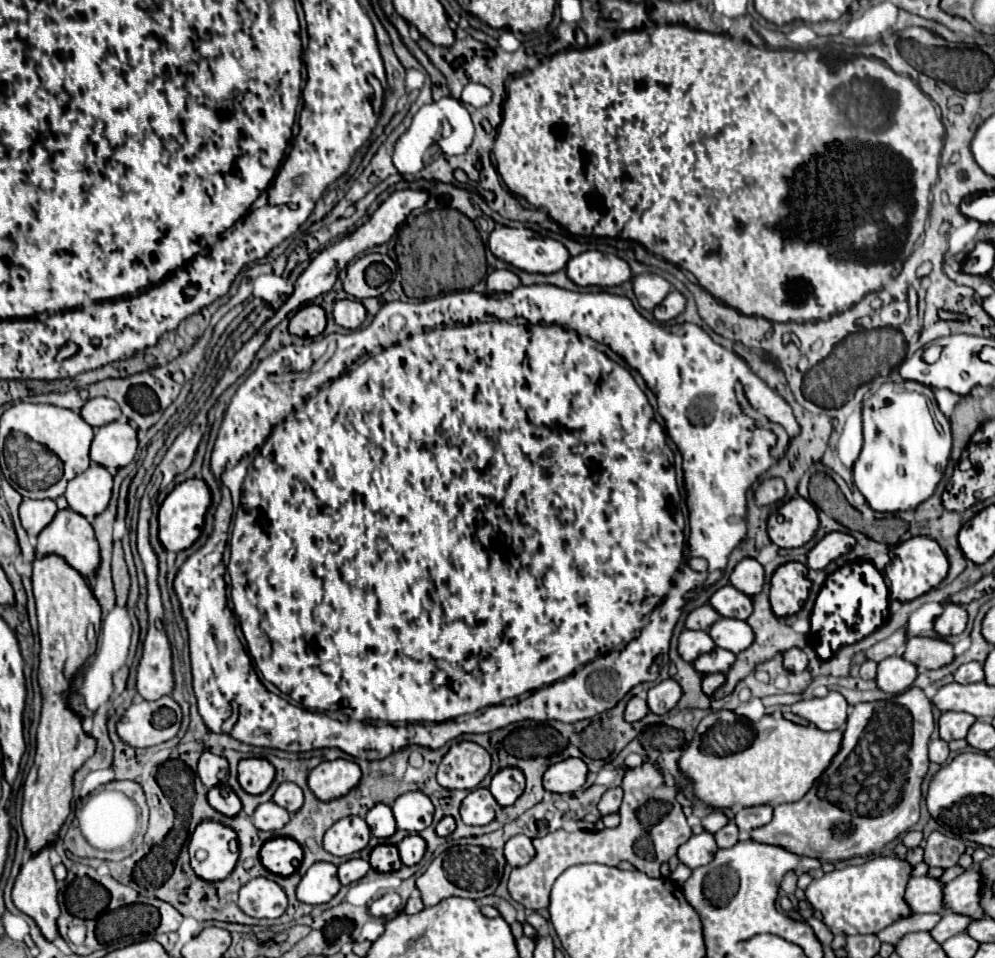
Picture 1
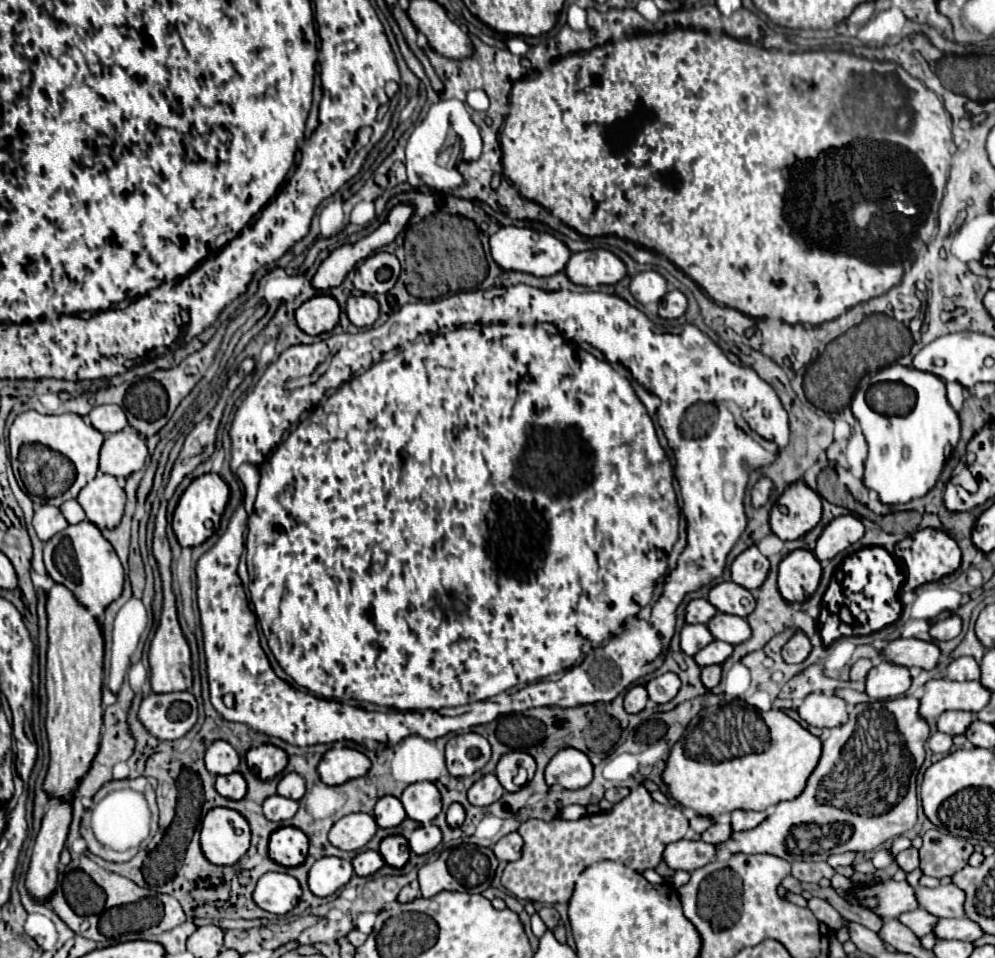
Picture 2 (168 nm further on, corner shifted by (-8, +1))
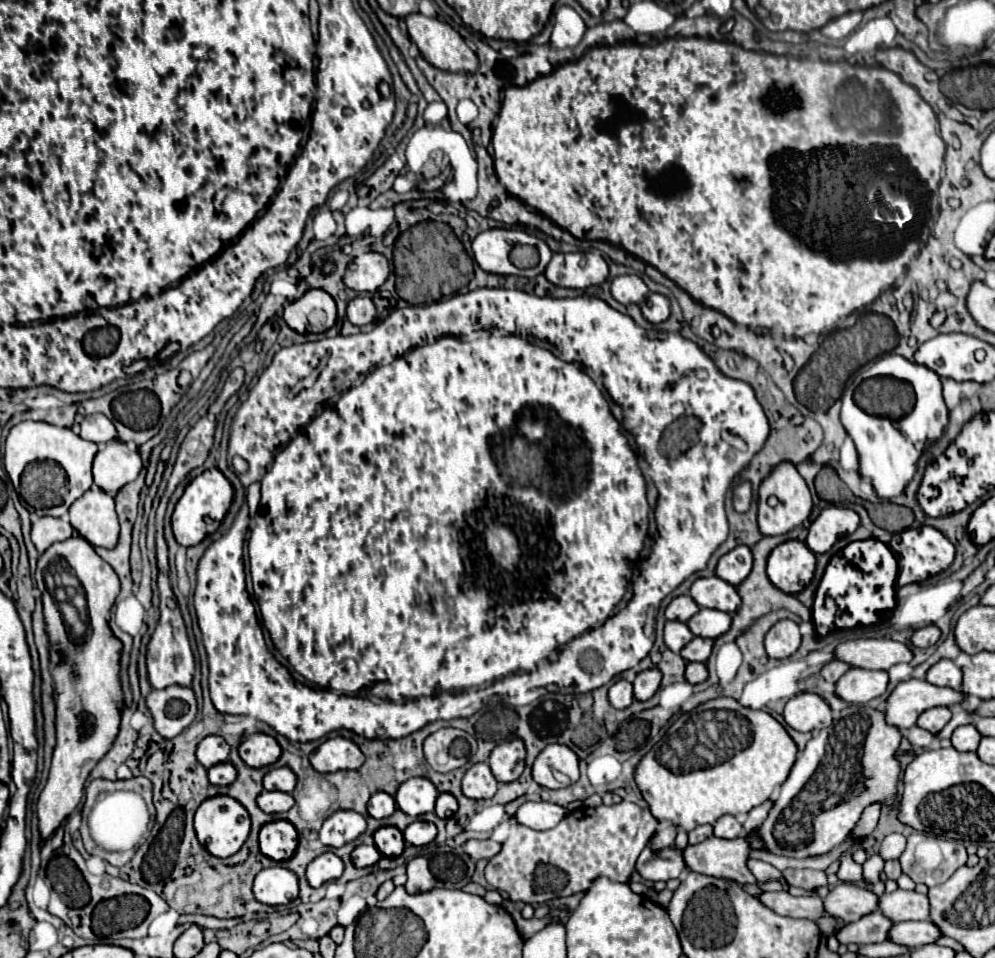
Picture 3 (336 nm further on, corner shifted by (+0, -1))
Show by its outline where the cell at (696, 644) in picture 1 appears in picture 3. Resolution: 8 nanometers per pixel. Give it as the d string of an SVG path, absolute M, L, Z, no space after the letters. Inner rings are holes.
M666 621L664 627L664 643L668 649L672 649L674 653L682 651L682 647L686 647L690 641L694 639L690 627L682 621Z

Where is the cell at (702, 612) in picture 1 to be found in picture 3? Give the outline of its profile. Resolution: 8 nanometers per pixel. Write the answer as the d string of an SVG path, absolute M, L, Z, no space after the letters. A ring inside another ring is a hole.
M680 595L676 599L672 599L672 603L666 607L666 619L672 621L690 621L696 613L700 611L700 607L696 605L696 601L690 595Z

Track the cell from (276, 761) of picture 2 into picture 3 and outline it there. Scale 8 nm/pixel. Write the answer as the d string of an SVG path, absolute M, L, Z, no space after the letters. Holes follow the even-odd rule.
M254 733L248 735L242 743L240 743L240 757L242 761L252 767L252 769L260 769L266 765L272 765L278 761L280 757L280 745L276 743L274 737L264 735L264 733Z

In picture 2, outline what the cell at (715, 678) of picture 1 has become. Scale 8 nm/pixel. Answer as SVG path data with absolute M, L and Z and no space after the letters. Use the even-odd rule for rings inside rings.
M710 665L710 667L702 667L702 683L706 689L712 689L720 683L720 665Z

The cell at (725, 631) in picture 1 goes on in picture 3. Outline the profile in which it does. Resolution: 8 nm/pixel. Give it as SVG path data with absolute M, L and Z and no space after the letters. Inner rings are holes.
M700 609L690 621L688 627L696 637L710 637L718 639L722 637L732 625L732 617L718 609Z

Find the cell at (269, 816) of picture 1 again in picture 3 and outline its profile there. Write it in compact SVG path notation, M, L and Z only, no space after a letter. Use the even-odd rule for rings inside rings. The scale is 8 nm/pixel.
M262 791L260 797L258 797L258 807L260 807L264 813L270 813L270 815L284 813L284 811L288 811L292 805L294 805L294 799L292 799L292 795L288 795L288 793Z

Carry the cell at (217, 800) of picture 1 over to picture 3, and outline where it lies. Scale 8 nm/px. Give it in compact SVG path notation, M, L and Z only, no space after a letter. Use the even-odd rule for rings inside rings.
M232 763L214 765L214 767L208 769L208 777L210 777L210 783L212 785L226 787L226 785L232 785L236 781L236 769L234 769Z

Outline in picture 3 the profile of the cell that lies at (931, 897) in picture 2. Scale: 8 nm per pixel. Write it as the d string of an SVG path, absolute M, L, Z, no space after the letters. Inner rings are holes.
M898 889L894 893L884 893L880 897L880 911L886 913L892 921L924 921L930 917L930 901L928 895L918 891Z

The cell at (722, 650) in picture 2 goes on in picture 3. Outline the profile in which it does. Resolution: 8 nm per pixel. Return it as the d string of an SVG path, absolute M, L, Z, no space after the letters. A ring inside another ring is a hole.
M694 637L682 651L682 659L684 661L696 661L696 663L706 663L710 653L714 647L714 639L702 639L702 637Z

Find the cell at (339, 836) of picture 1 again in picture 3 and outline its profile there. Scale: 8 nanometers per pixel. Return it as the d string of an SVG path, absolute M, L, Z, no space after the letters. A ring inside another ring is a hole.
M338 811L324 821L320 829L320 841L326 847L342 847L360 837L364 831L366 831L366 819L360 813Z

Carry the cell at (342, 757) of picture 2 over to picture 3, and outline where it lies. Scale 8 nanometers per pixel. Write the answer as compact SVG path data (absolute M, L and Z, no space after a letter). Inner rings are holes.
M344 737L324 741L312 755L310 763L318 773L334 773L346 769L360 769L364 763L362 751Z

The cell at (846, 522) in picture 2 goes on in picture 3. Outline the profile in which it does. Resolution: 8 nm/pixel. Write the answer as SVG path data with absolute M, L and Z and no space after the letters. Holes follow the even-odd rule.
M828 507L824 509L816 521L812 521L806 545L812 553L826 553L840 537L852 535L860 523L860 517L846 507Z

